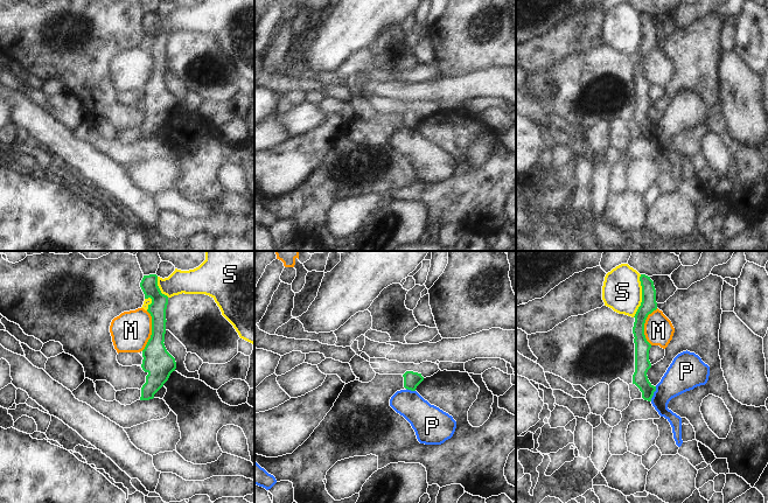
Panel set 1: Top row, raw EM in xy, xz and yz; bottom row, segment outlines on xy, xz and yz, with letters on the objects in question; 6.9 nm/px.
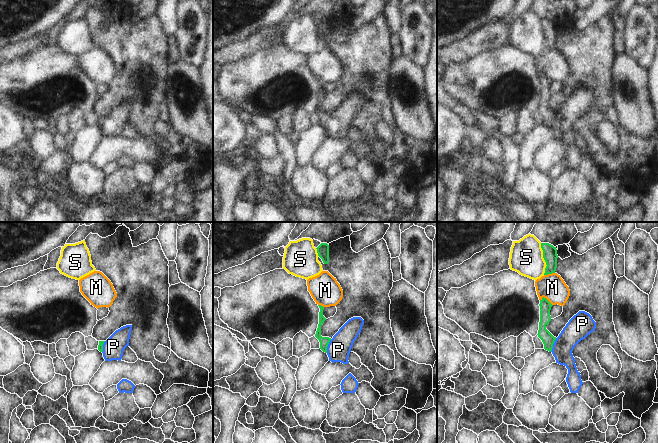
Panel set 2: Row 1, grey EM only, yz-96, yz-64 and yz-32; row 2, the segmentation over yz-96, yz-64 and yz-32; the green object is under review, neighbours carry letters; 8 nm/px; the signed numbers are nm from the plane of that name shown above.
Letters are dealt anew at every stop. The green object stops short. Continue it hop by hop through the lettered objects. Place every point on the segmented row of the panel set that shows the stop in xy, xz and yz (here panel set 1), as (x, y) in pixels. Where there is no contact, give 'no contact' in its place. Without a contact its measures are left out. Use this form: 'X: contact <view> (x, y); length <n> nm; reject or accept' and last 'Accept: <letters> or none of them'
M: contact xy (152, 330); length 280 nm; reject
P: contact yz (653, 393); length 110 nm; accept
S: contact yz (642, 295); length 300 nm; reject
Accept: P

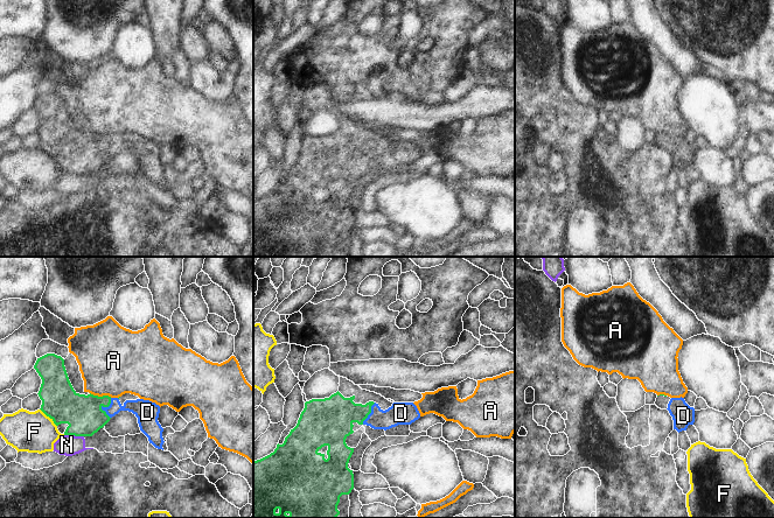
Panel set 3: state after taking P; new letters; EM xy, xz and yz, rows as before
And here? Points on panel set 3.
A: contact xy (100, 397); length 160 nm; reject
D: contact xy (104, 406); length 140 nm; accept
F: contact xy (49, 417); length 170 nm; reject
N: contact xy (74, 434); length 140 nm; reject
Accept: D

